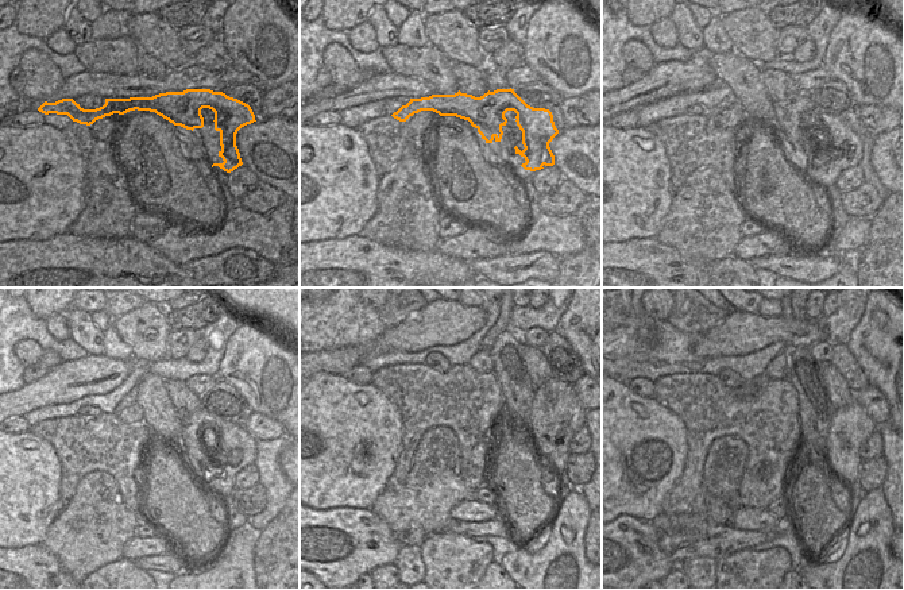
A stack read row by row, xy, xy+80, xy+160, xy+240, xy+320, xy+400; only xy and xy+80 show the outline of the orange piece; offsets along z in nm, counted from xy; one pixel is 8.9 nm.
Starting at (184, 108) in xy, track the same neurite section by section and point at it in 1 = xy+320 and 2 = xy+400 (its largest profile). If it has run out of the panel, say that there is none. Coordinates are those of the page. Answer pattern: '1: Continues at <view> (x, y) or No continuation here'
1: Continues at xy+320 (553, 424)
2: Continues at xy+400 (850, 427)

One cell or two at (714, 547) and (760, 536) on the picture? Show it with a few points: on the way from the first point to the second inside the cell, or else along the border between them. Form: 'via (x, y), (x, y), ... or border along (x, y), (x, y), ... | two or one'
via (725, 539), (749, 539) | one

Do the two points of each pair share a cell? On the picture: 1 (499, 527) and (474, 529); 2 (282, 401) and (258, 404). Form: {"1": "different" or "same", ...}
{"1": "same", "2": "different"}

